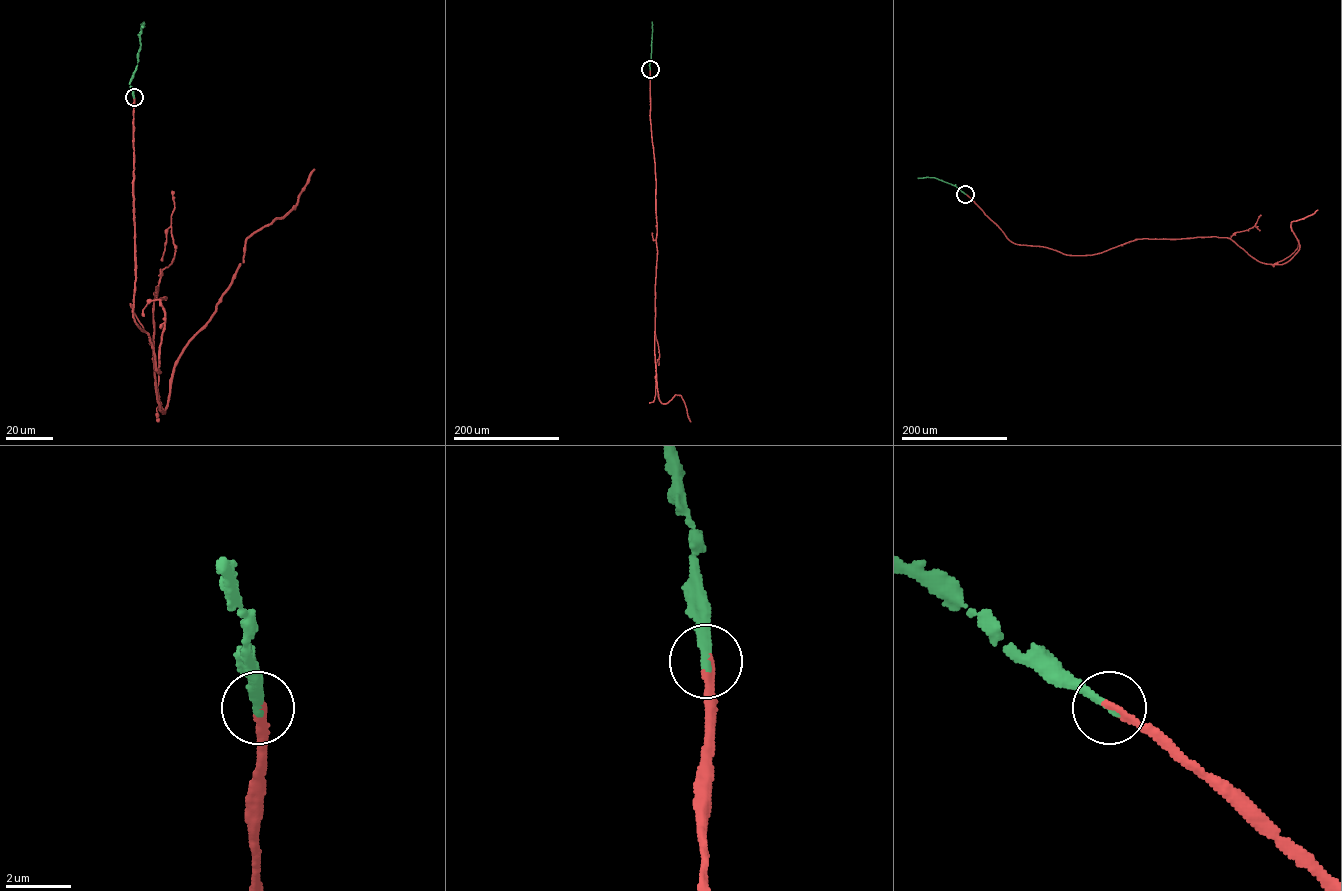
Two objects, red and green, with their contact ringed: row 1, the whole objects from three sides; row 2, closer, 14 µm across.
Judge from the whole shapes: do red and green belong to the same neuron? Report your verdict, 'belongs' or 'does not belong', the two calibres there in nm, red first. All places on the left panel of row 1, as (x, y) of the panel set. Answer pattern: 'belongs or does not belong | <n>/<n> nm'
belongs | 240/280 nm

